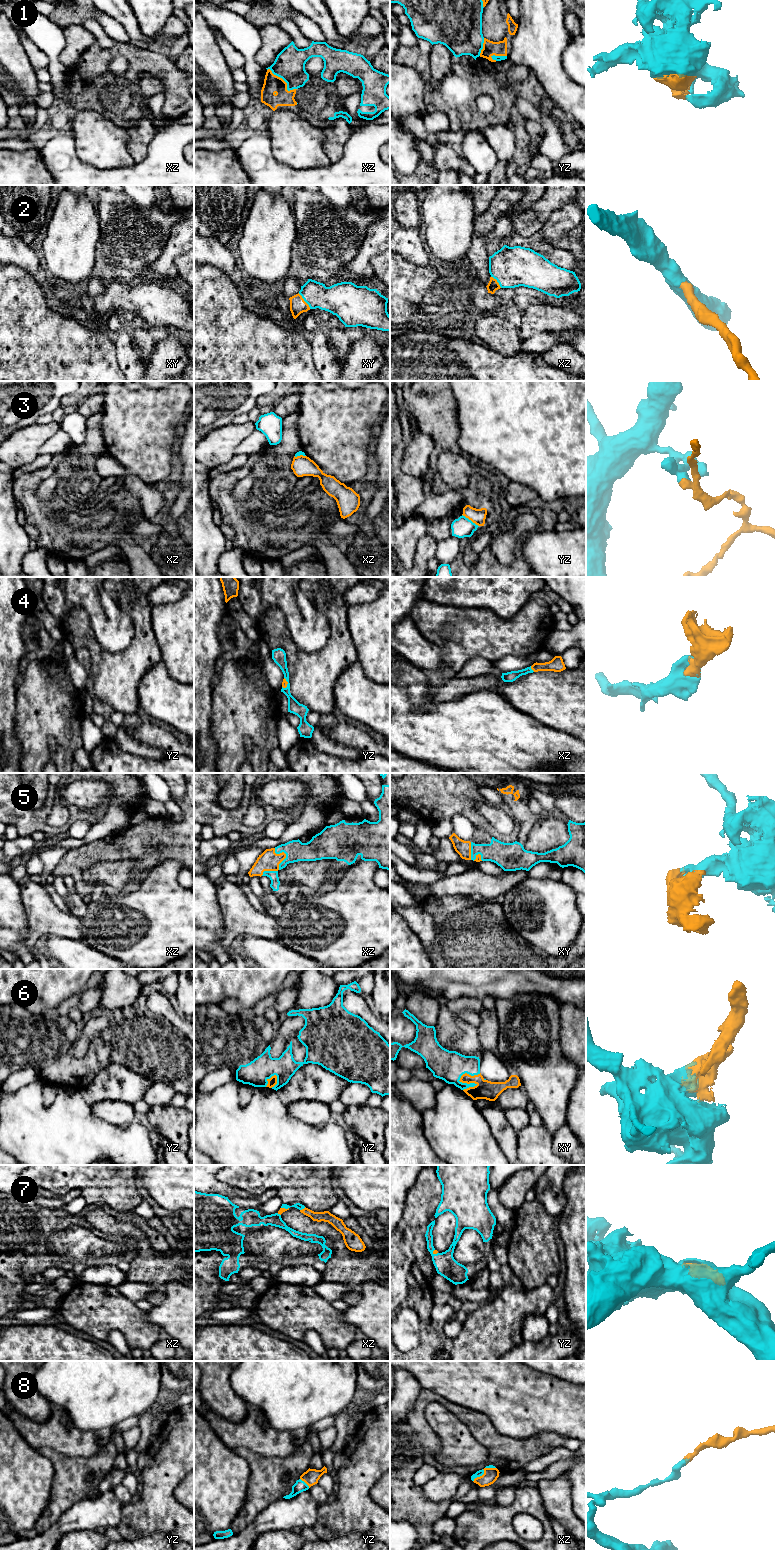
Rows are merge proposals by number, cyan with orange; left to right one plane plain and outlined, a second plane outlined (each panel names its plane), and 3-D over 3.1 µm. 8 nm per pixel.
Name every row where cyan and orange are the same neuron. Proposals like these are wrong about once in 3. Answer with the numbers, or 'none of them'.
1, 2, 4, 5, 6, 7, 8

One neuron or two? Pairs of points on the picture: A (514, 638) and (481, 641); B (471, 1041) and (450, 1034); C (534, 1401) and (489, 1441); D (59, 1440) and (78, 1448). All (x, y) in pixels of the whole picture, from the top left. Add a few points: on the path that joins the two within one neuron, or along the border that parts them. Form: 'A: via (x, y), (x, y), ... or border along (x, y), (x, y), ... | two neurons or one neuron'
A: via (506, 638), (503, 640), (489, 640) | one neuron
B: via (466, 1041), (455, 1034) | one neuron
C: border along (484, 1414), (501, 1434), (521, 1440) | two neurons
D: via (64, 1440), (69, 1440), (73, 1443) | one neuron

